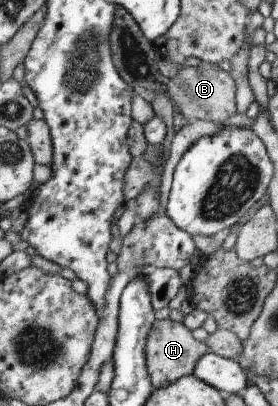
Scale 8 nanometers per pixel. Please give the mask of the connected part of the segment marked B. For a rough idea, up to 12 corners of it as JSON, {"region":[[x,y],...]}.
{"region":[[217,64],[183,67],[166,92],[188,120],[224,122],[236,84]]}

